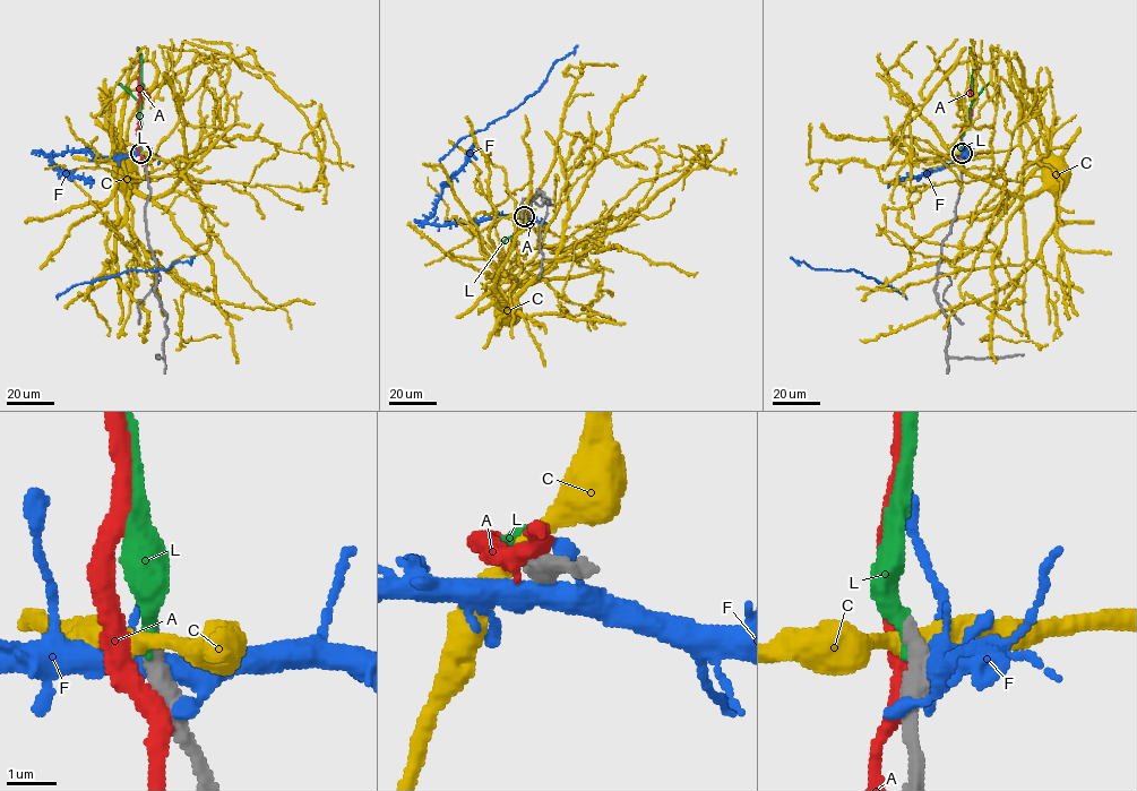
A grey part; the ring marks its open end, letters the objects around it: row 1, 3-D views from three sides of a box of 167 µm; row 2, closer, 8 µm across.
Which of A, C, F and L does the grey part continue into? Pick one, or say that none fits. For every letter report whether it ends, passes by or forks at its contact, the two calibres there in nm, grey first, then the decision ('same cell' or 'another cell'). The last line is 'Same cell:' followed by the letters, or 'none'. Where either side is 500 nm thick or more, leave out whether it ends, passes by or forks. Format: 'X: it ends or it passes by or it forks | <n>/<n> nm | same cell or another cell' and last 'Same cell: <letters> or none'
A: it passes by | 380/360 nm | another cell
C: it passes by | 400/380 nm | another cell
F: it ends | 400/300 nm | another cell
L: it ends | 400/320 nm | same cell
Same cell: L

